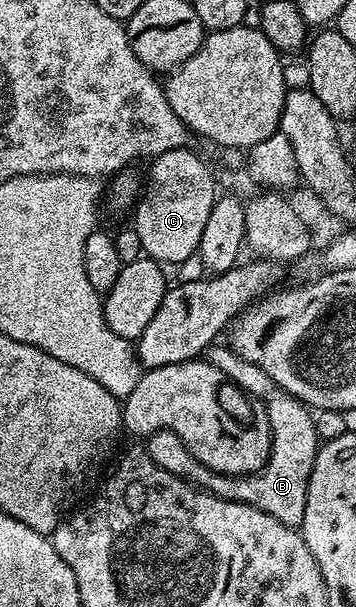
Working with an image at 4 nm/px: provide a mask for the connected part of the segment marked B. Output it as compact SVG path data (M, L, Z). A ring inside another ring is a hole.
M273 394L267 397L266 407L272 431L272 449L268 461L257 472L252 472L248 476L227 476L224 472L215 472L213 468L207 468L201 460L194 458L194 454L190 454L190 450L178 438L178 434L165 428L147 437L146 450L150 458L158 462L158 466L162 466L162 470L170 470L170 474L189 480L191 484L204 489L205 492L254 506L278 518L278 522L283 524L303 525L308 497L308 479L322 437L316 433L316 424L312 421L313 413L308 405L303 404L295 396Z

